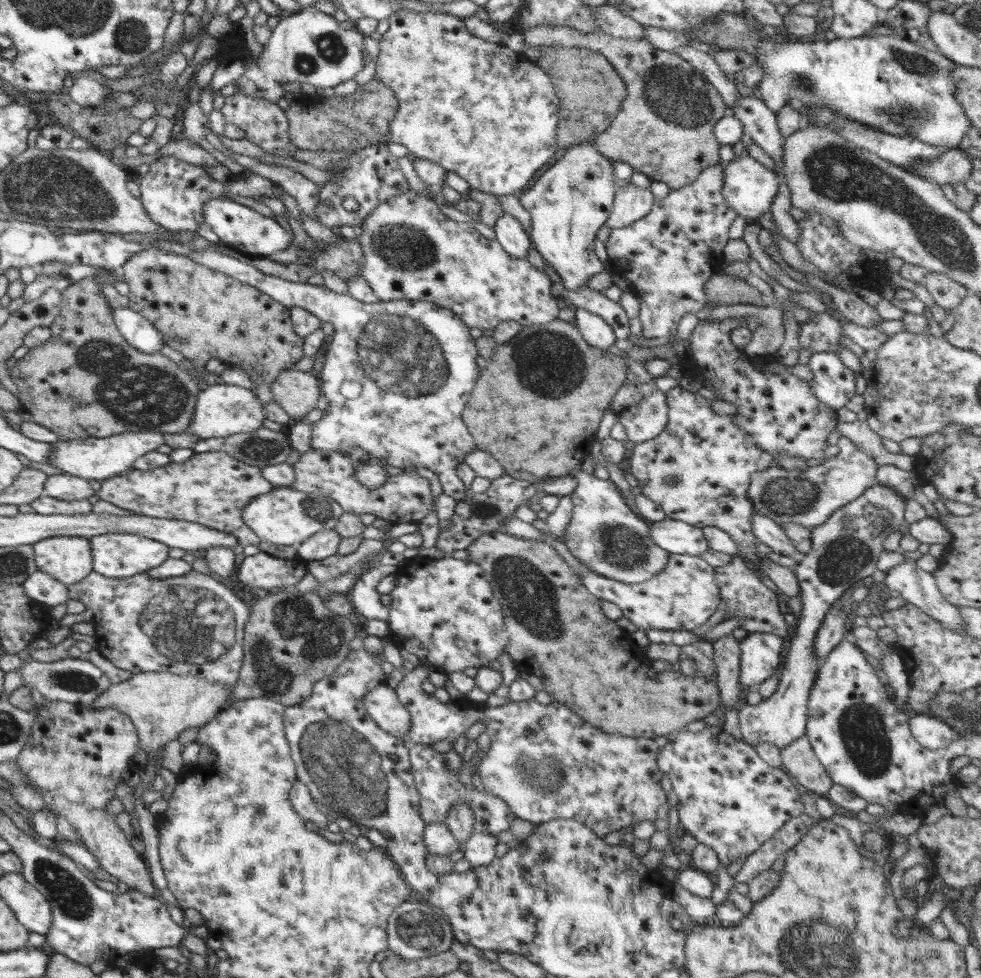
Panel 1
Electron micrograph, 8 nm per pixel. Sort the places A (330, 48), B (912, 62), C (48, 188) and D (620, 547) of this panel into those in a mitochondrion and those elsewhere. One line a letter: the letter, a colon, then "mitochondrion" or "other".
A: mitochondrion
B: mitochondrion
C: mitochondrion
D: mitochondrion

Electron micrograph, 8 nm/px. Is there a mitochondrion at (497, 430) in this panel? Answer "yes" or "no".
no

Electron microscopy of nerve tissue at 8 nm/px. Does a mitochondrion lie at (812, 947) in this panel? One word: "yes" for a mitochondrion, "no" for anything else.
yes

